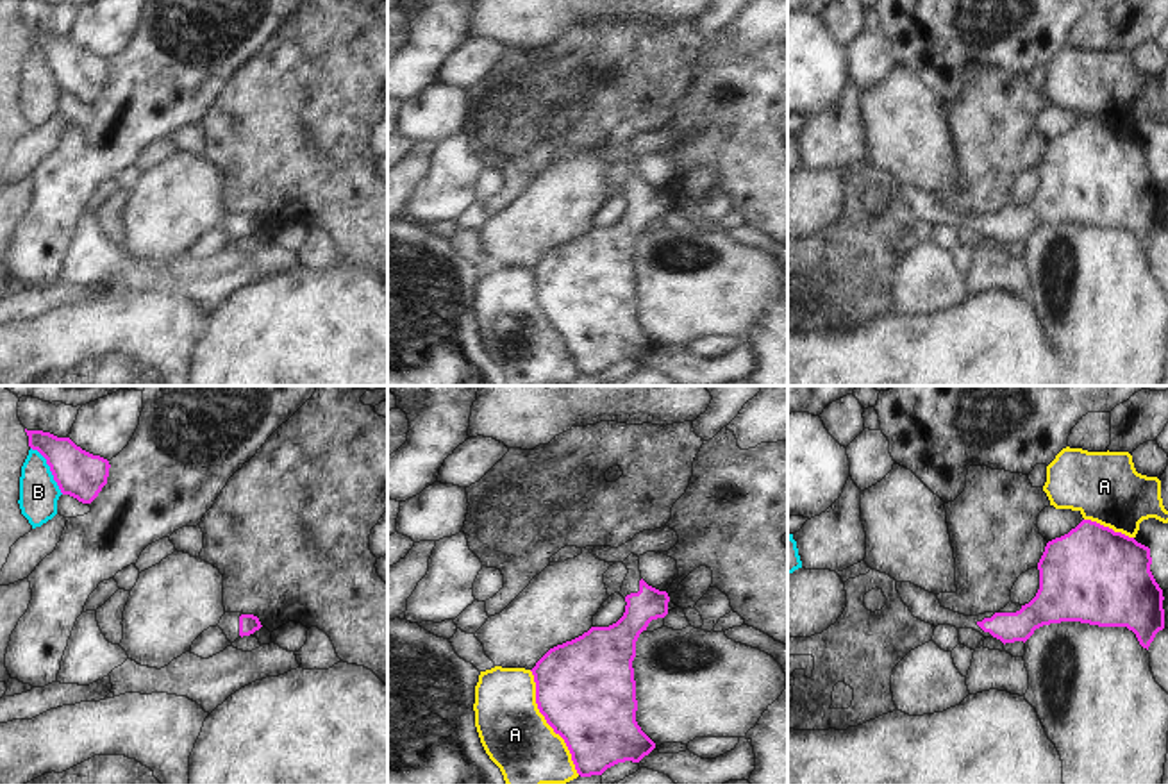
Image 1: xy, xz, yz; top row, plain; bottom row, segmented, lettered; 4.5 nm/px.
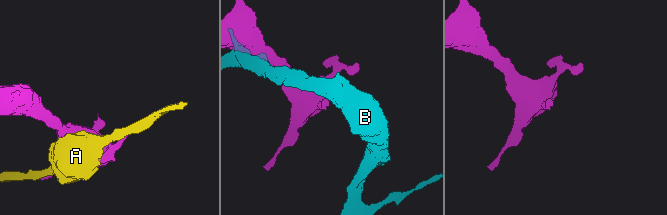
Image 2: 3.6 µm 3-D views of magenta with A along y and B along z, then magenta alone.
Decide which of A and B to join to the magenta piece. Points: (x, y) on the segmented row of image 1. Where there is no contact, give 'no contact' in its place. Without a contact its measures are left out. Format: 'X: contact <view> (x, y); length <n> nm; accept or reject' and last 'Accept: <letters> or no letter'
A: contact xz (547, 722); length 500 nm; reject
B: contact xy (50, 470); length 260 nm; reject
Accept: no letter

